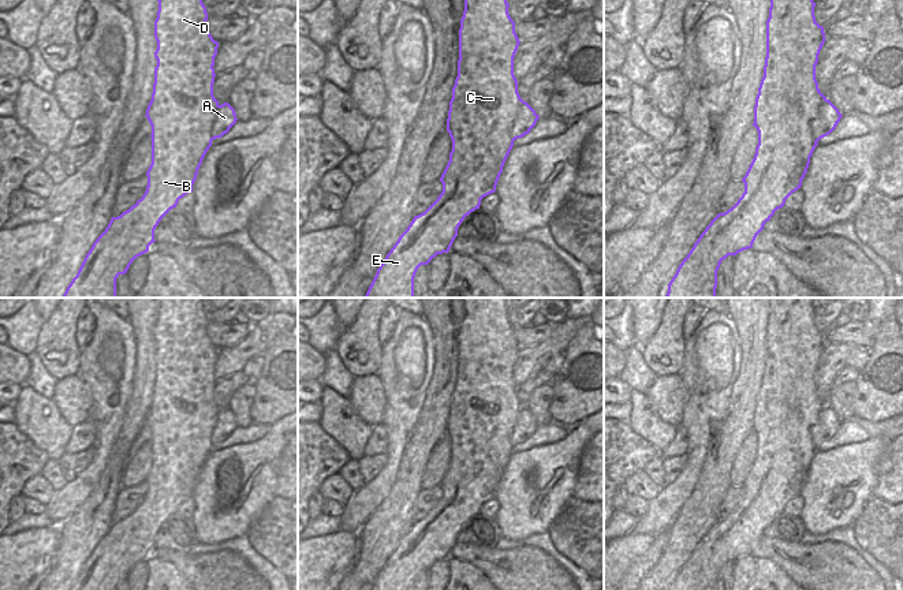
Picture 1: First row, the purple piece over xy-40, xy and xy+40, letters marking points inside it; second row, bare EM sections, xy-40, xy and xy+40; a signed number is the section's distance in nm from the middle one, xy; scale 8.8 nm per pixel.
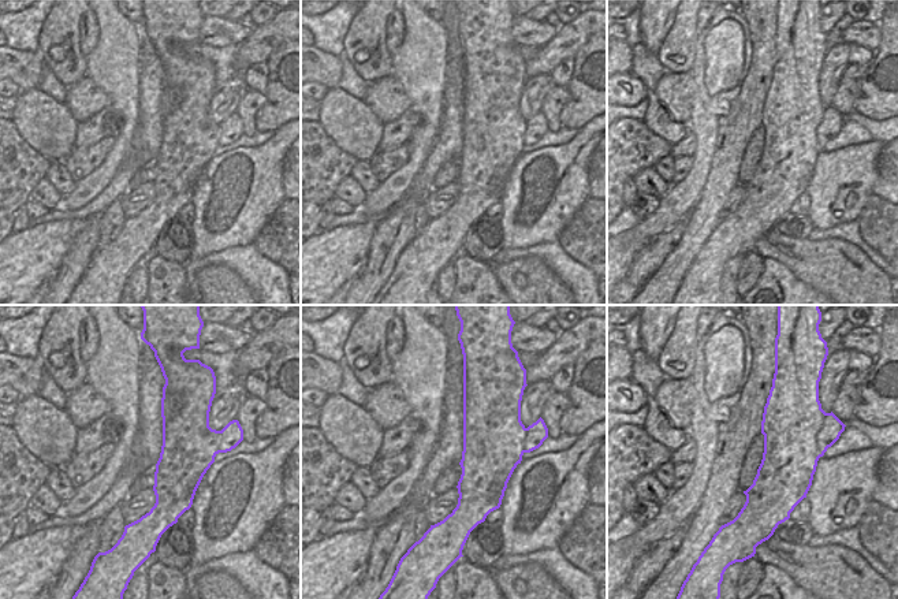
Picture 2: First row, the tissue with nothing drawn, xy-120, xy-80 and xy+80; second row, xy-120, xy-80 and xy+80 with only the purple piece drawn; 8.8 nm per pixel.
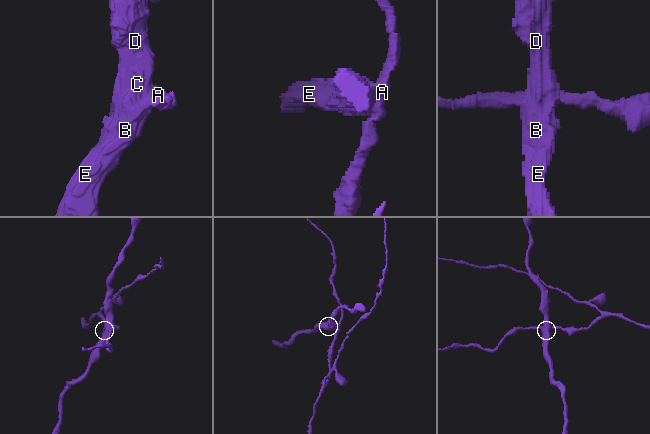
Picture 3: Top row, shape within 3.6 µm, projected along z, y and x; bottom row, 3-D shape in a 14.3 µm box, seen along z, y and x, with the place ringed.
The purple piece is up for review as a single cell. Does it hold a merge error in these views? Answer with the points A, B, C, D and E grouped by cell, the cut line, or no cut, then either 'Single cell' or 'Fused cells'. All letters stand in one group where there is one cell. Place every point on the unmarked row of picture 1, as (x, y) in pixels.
Groups: A / B C D E. Split along xy+40 (825, 404), (810, 430), (812, 443), (816, 448). Fused cells.

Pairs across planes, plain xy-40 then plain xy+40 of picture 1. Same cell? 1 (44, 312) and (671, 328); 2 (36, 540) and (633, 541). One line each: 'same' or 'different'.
1: different
2: same

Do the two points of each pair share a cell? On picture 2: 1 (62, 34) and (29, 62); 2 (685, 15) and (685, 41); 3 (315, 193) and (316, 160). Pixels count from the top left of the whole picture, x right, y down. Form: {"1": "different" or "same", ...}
{"1": "different", "2": "same", "3": "same"}

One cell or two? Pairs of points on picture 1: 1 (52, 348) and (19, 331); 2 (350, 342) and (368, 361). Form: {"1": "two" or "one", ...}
{"1": "two", "2": "one"}

